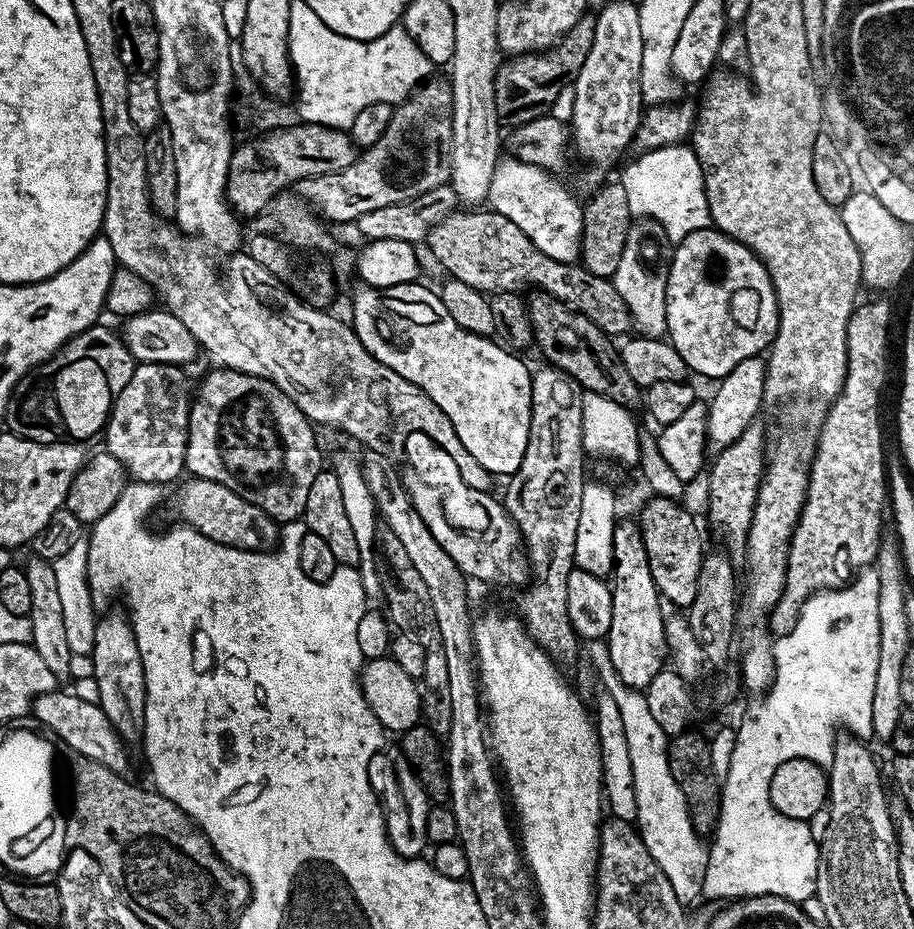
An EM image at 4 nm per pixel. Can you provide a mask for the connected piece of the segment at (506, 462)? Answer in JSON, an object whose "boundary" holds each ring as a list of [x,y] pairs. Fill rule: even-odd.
{"boundary":[[[424,282],[389,288],[360,286],[352,296],[350,323],[375,360],[424,391],[450,418],[459,441],[479,465],[496,478],[516,473],[530,438],[532,372],[515,351],[495,339],[462,330]]]}

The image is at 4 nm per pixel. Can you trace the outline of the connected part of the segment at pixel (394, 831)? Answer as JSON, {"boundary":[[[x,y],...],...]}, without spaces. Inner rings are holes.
{"boundary":[[[391,746],[376,752],[370,758],[367,776],[373,789],[380,792],[381,803],[387,822],[388,840],[394,846],[399,856],[415,859],[421,855],[424,847],[429,847],[430,841],[426,834],[426,818],[430,807],[430,799],[424,790],[416,769],[413,768],[400,746]]]}

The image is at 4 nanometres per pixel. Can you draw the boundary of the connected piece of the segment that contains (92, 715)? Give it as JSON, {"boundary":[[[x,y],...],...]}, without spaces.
{"boundary":[[[63,690],[47,692],[32,701],[31,715],[37,716],[57,741],[64,740],[65,749],[86,754],[86,758],[102,762],[102,766],[115,772],[127,773],[129,745],[114,730],[110,718],[106,718],[106,714],[95,699],[83,700],[82,697]]]}

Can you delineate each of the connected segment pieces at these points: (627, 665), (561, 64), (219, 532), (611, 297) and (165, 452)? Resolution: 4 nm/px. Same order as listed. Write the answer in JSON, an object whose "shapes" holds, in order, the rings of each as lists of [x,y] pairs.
{"shapes":[[[[635,519],[619,521],[614,530],[614,567],[610,577],[614,614],[607,634],[610,662],[618,670],[618,678],[626,686],[645,690],[659,672],[665,671],[668,647],[664,633],[665,609],[654,586],[650,562],[646,558],[646,542],[642,542],[639,523]]],[[[586,14],[578,20],[560,39],[557,45],[552,45],[543,53],[525,53],[522,56],[511,57],[503,61],[495,78],[495,109],[498,110],[501,125],[513,128],[530,122],[540,116],[547,115],[553,108],[554,102],[559,98],[562,90],[575,81],[575,78],[586,57],[590,54],[591,43],[594,42],[594,26],[596,20],[593,15]]],[[[188,478],[180,486],[180,493],[176,496],[176,512],[187,527],[198,530],[214,542],[225,544],[227,548],[267,552],[277,547],[280,538],[277,521],[266,514],[266,510],[254,506],[254,502],[246,502],[246,498],[234,494],[234,490],[209,480]]],[[[457,210],[428,231],[426,247],[451,279],[466,282],[466,286],[485,294],[502,291],[520,294],[523,288],[547,292],[590,318],[594,326],[610,337],[620,338],[633,331],[630,310],[626,310],[622,294],[618,294],[609,277],[590,274],[579,263],[567,264],[548,258],[510,219],[493,210],[480,211],[484,210]]],[[[137,363],[130,382],[122,386],[122,394],[114,402],[102,440],[133,481],[168,486],[171,480],[179,481],[185,475],[188,415],[193,397],[190,392],[188,396],[188,376],[184,372],[187,371],[178,364]]]]}

